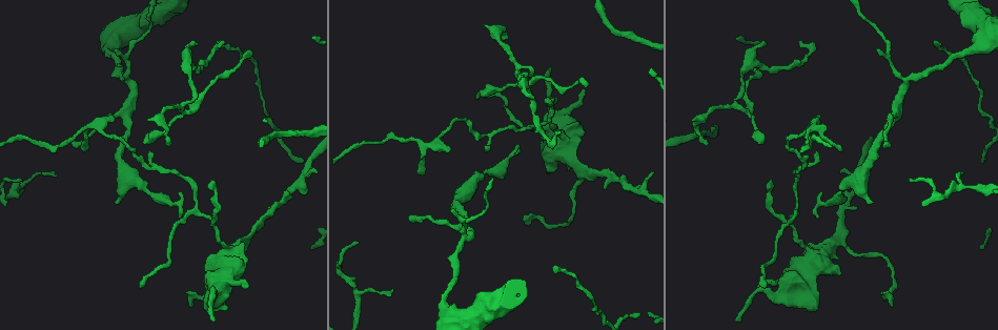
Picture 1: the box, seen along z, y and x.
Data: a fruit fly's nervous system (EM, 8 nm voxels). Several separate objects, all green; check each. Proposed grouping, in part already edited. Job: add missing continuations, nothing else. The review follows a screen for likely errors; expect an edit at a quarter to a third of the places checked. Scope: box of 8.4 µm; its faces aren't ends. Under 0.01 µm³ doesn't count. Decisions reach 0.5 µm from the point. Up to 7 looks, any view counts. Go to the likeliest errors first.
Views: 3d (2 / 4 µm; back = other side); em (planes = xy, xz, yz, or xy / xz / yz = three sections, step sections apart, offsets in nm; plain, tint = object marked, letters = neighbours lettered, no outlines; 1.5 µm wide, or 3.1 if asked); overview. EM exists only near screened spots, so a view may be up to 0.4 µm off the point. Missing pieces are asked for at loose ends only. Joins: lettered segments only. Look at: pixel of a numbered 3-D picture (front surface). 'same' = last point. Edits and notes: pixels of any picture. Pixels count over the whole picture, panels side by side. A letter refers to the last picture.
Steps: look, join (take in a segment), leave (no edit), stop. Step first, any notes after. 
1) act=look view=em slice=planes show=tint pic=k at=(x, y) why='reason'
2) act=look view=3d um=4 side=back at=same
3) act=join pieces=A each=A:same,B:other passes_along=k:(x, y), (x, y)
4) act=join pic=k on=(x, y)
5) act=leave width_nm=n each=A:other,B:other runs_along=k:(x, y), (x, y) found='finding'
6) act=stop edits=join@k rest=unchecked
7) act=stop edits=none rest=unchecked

act=look view=em slice=planes show=letters pic=1 at=(222, 41) why='an open end'

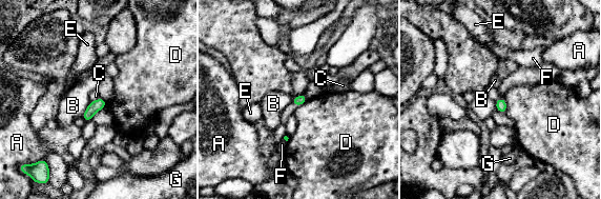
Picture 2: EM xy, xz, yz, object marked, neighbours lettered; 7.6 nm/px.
act=leave width_nm=70 each=A:other,B:other,C:other,D:other,E:other,F:other,G:other border=2:(99, 97), (91, 101) found='no lettered segment goes on from it'

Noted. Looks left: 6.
act=look view=em slice=planes show=tint pic=1 at=(116, 202) why='free end'

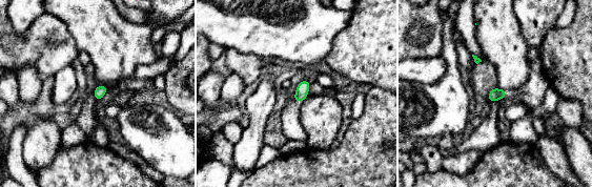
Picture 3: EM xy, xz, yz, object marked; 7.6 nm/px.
act=look view=em slice=planes show=letters at=same why='see the neighbours'

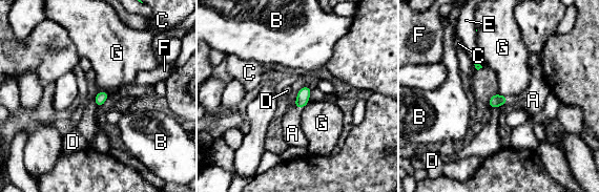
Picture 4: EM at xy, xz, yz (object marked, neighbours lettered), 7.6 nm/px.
act=join pieces=A each=A:same,B:other,C:other,D:other,E:other,F:other,G:other passes_along=4:(496, 100), (507, 100), (533, 100) found='it goes on there'

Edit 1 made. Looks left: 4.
act=stop edits=join@4 rest=unchecked

